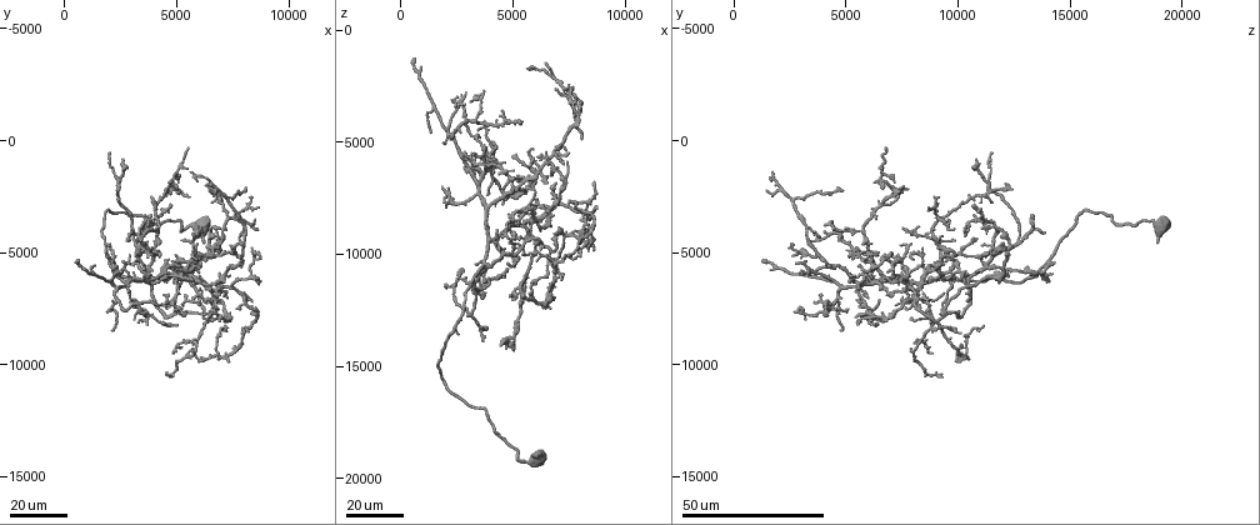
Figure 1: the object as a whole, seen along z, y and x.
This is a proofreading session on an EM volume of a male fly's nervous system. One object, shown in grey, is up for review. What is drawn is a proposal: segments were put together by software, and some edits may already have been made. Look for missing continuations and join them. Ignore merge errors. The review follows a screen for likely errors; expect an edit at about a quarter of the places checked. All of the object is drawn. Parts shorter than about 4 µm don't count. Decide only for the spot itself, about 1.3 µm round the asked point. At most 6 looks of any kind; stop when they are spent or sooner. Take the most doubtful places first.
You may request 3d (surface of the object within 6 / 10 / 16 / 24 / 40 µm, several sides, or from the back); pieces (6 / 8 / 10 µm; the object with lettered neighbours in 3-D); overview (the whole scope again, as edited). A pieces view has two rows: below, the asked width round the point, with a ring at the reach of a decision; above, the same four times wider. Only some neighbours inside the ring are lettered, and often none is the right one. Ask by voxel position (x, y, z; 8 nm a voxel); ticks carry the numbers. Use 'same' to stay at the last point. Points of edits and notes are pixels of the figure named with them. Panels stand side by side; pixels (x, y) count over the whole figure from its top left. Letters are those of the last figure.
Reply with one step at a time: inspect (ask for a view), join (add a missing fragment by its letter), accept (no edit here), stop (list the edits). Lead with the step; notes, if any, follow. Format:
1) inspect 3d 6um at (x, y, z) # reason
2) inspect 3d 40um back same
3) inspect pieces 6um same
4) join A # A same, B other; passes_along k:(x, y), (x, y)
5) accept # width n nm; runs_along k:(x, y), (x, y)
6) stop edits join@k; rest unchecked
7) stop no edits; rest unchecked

inspect 3d 16um at (2900, 5600, 2800) # an open end

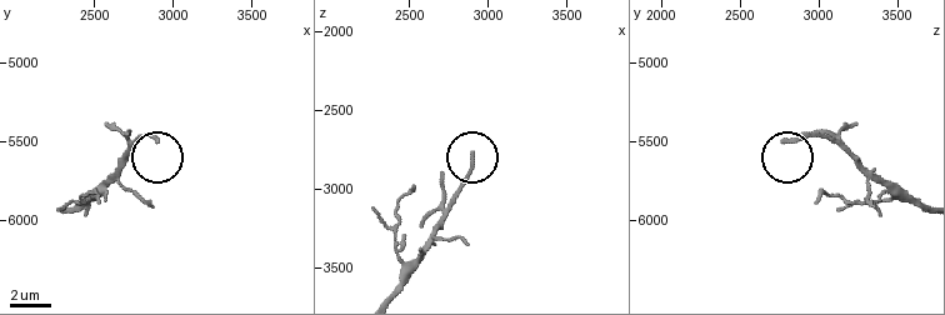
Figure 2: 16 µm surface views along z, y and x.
inspect pieces 10um at (2900, 5480, 2780) # what lies round it

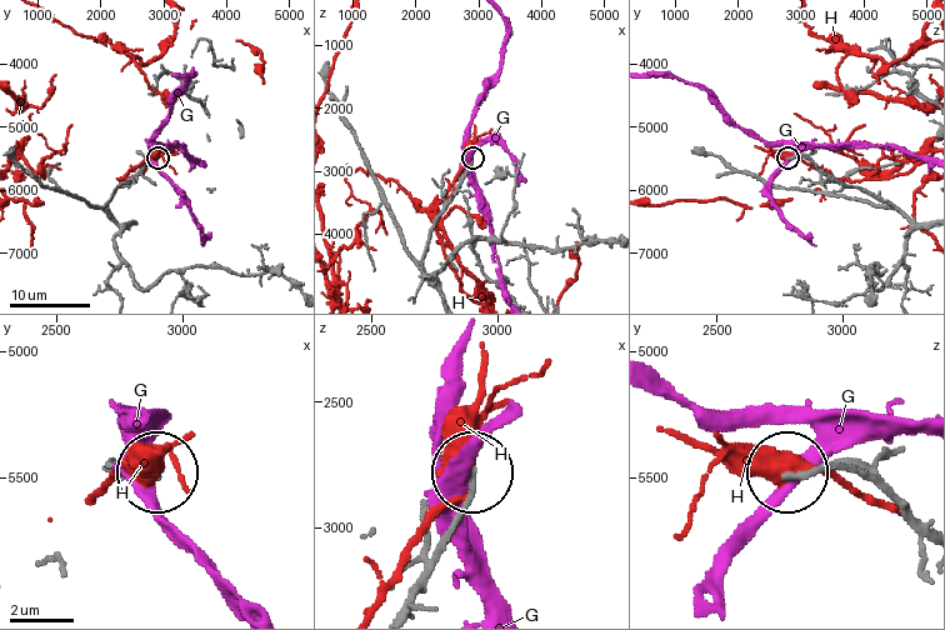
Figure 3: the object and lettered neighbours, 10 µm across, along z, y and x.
accept # G other, H other; runs_along 3:(921, 523), (858, 474), (788, 469); no lettered fragment goes on from it

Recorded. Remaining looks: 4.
inspect 3d 16um at (3900, 3400, 13300)

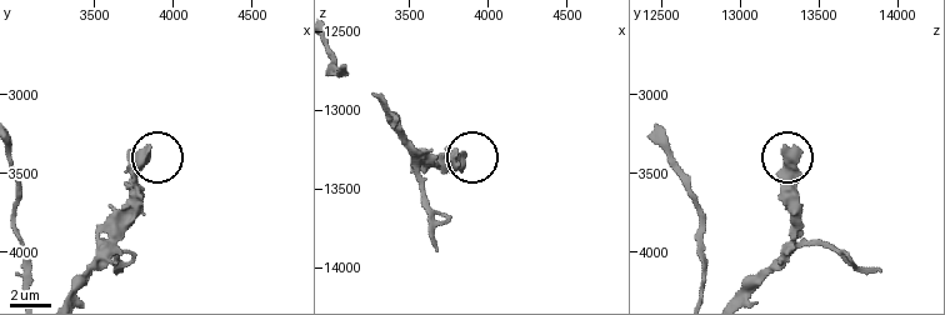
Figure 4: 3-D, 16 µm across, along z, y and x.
inspect pieces 6um at (3840, 3340, 13280)

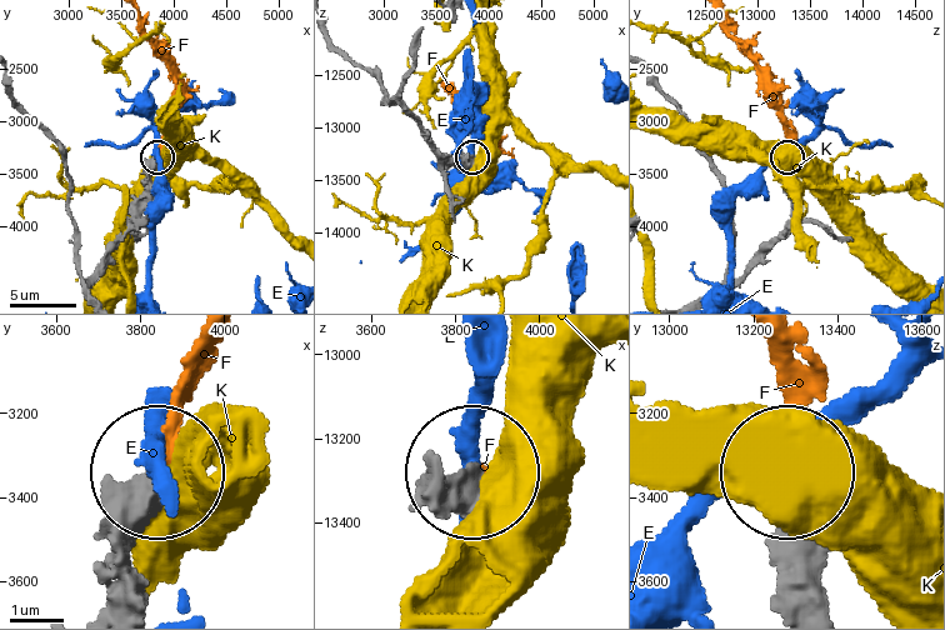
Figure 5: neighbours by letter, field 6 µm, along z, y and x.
join F # E other, F same, K other; the neuron continues

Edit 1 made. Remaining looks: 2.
stop edits join@5; rest unchecked

